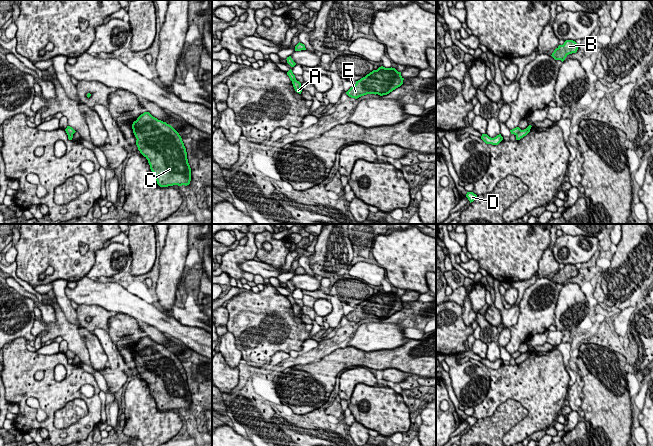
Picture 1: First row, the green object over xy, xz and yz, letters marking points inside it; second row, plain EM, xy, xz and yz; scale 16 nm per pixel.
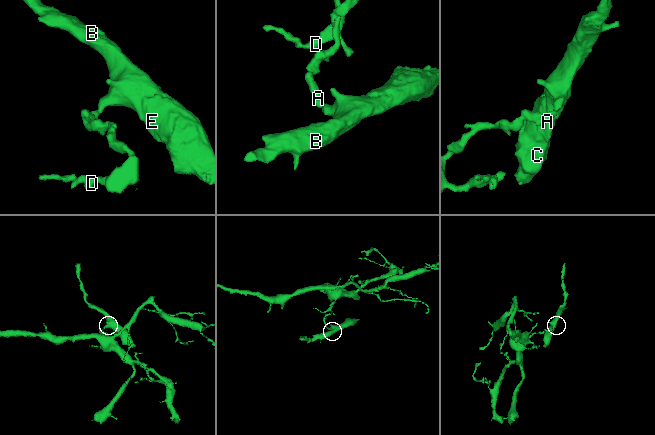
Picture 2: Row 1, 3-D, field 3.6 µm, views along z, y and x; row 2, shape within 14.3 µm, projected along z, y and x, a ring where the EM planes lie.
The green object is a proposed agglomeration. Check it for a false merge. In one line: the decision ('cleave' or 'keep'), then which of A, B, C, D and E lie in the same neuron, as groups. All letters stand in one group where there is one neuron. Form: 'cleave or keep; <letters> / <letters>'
cleave; A B C E / D

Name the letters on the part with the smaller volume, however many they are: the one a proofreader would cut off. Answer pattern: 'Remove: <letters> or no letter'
Remove: A, B, C, E

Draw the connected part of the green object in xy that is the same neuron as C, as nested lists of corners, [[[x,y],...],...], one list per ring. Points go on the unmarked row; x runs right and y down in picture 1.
[[[144,336],[133,346],[132,353],[138,374],[148,384],[160,411],[190,408],[186,372],[171,349]]]

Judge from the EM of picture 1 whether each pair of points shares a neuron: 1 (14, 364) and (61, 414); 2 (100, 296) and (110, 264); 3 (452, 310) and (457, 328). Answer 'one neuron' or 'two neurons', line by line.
1: two neurons
2: two neurons
3: one neuron

